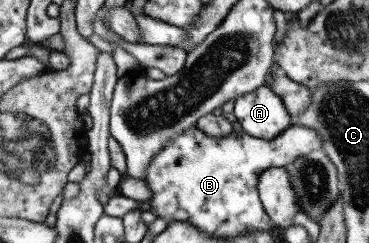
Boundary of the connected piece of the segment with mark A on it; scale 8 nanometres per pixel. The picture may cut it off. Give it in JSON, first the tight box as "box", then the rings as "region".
{"box":[232,85,291,139],"region":[[[267,85],[238,95],[232,113],[245,134],[259,139],[273,139],[291,125],[281,98]]]}

